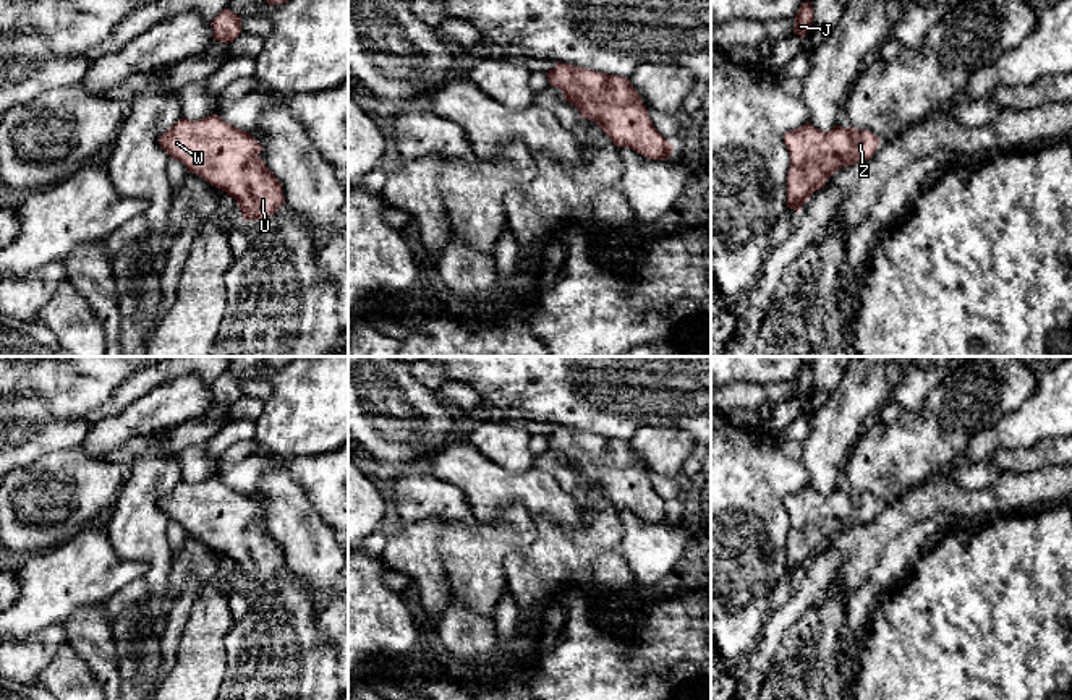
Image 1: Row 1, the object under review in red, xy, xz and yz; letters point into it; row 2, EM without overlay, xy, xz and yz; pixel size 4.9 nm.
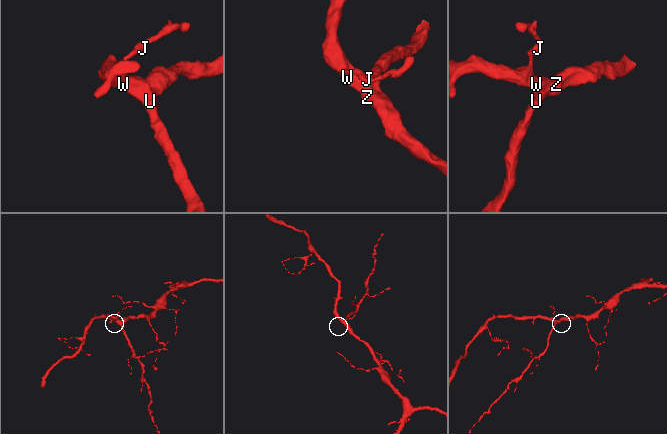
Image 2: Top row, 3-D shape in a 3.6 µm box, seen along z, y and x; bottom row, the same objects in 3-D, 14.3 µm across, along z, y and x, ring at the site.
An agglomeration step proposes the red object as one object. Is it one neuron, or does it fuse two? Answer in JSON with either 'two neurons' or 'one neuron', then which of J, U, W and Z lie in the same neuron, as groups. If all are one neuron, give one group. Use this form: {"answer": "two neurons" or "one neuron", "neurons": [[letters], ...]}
{"answer": "one neuron", "neurons": [["J", "U", "W", "Z"]]}

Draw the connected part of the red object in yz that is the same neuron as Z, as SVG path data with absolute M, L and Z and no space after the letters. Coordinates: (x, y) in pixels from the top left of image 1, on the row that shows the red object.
M808 122L784 133L790 156L787 207L800 214L805 201L821 190L837 170L874 156L879 138L868 130L834 126L819 131Z

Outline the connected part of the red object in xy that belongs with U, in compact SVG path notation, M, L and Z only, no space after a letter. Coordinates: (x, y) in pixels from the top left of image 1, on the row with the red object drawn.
M215 113L198 122L180 118L162 133L159 144L189 172L232 196L243 220L264 220L285 204L280 181L259 157L257 139Z

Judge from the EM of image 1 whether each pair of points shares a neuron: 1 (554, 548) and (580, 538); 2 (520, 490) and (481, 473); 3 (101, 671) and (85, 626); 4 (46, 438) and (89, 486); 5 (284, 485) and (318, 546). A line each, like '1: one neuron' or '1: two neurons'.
1: one neuron
2: one neuron
3: one neuron
4: two neurons
5: one neuron

